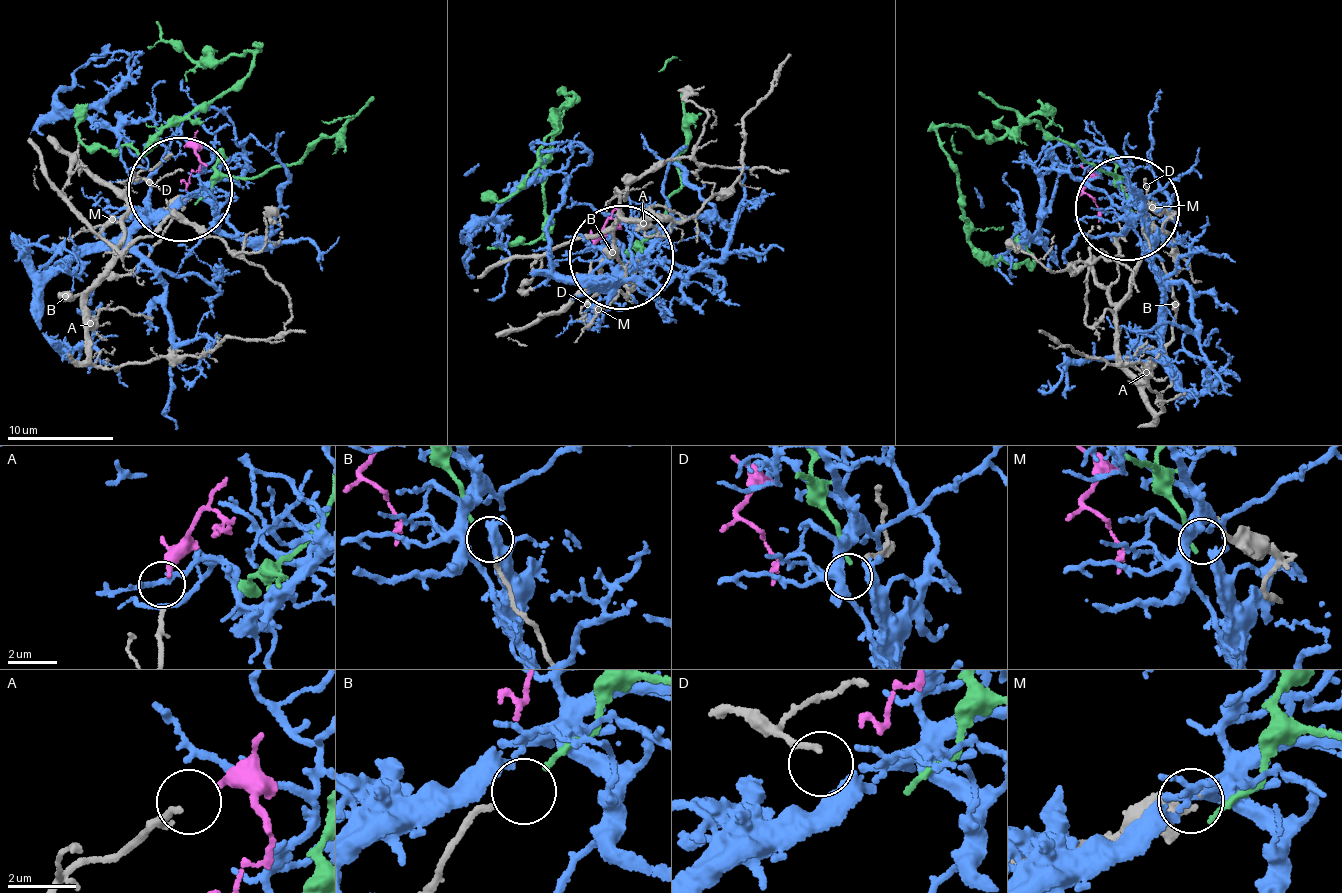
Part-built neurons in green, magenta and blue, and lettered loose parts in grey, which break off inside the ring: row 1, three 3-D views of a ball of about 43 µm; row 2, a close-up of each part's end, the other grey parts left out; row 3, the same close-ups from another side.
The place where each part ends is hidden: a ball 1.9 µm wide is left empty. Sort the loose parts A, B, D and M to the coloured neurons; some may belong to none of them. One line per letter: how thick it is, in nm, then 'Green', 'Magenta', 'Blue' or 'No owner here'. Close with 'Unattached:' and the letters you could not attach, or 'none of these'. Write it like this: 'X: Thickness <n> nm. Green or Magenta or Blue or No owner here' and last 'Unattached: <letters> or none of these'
A: Thickness 170 nm. Magenta
B: Thickness 180 nm. Green
D: Thickness 140 nm. No owner here
M: Thickness 240 nm. No owner here
Unattached: D, M

